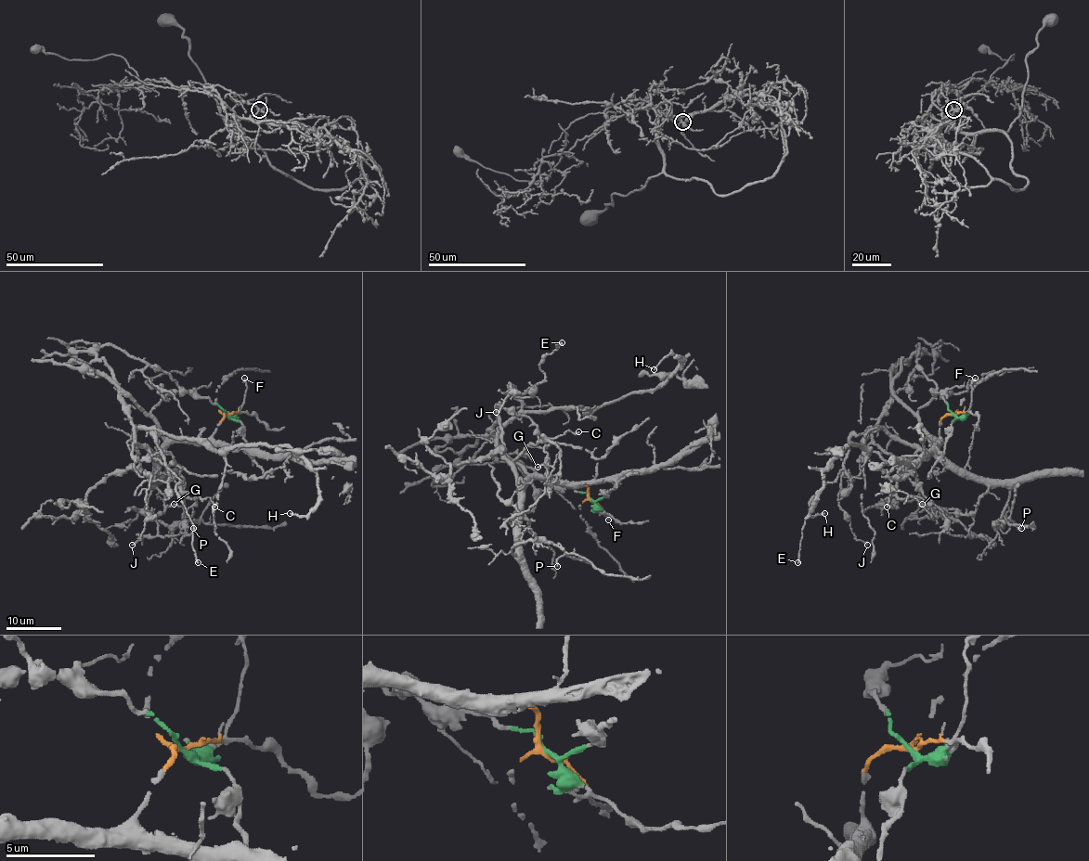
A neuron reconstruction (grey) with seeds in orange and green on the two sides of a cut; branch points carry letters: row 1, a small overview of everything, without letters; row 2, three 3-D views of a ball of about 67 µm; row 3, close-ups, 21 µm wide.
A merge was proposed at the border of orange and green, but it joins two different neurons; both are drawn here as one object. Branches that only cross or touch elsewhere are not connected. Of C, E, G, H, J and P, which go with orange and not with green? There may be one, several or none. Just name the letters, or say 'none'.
C, E, G, H, P

